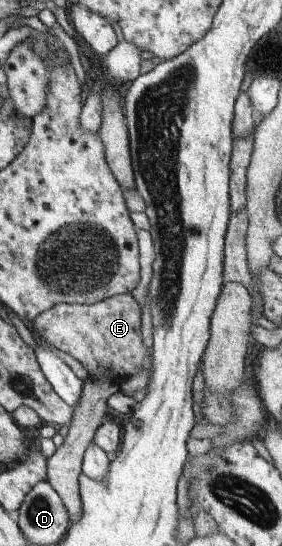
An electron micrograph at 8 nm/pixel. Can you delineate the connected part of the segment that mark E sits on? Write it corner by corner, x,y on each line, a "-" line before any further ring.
126,293
112,298
106,298
102,302
96,304
57,304
54,308
47,310
37,316
29,327
33,333
40,336
44,342
52,344
54,348
70,354
72,358
76,358
84,368
88,371
89,376
110,376
112,380
123,381
138,372
146,372
150,377
152,372
152,363
150,362
150,351
142,343
142,331
140,325
142,322
140,306
134,300
132,293

